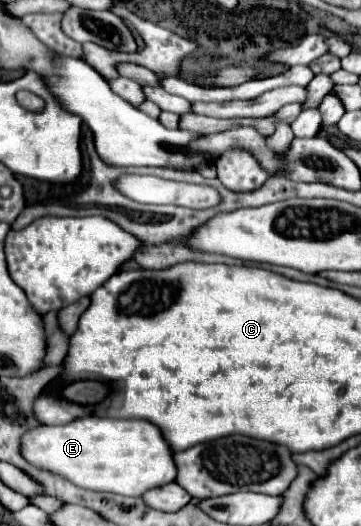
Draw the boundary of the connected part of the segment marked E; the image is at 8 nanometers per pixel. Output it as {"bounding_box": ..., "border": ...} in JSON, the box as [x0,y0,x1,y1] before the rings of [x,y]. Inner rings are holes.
{"bounding_box":[22,418,176,496],"border":[[[78,418],[62,426],[38,426],[22,436],[22,456],[38,470],[50,470],[76,486],[94,492],[142,496],[146,490],[176,478],[172,450],[162,432],[146,420]]]}

